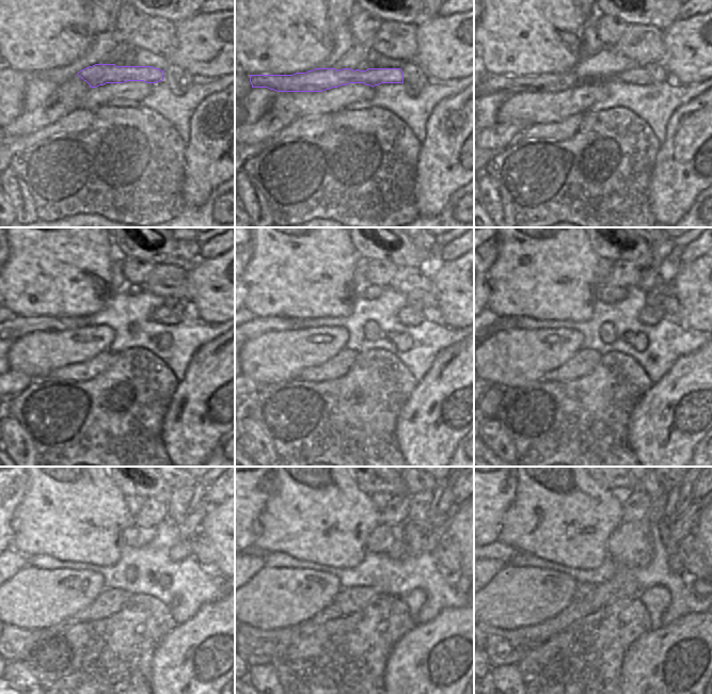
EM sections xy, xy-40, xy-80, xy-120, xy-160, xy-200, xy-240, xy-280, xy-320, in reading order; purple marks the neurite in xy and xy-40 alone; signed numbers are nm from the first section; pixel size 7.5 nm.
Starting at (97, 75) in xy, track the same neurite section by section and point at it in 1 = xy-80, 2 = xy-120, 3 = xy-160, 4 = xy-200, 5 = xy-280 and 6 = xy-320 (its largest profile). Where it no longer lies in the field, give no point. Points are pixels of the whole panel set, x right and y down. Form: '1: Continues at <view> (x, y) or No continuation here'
1: Continues at xy-80 (550, 81)
2: Continues at xy-120 (19, 326)
3: Continues at xy-160 (258, 326)
4: Continues at xy-200 (648, 315)
5: Continues at xy-280 (444, 525)
6: Continues at xy-320 (685, 524).

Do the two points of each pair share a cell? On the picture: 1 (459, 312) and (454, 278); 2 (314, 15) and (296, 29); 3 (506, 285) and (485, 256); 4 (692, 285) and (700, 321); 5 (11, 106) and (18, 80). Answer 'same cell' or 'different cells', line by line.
1: same cell
2: same cell
3: different cells
4: same cell
5: same cell

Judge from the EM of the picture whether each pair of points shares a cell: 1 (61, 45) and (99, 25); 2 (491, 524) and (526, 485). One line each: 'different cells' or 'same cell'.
1: different cells
2: different cells

